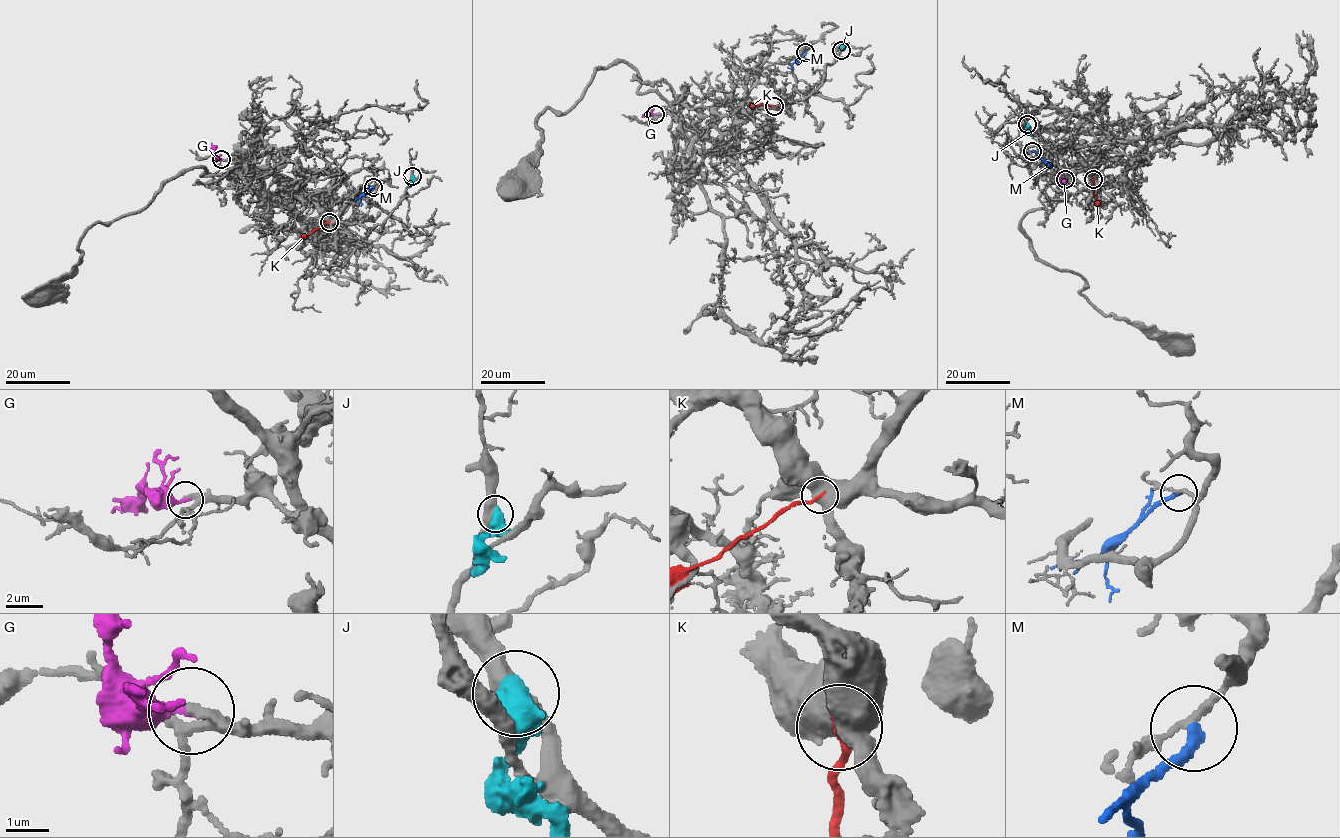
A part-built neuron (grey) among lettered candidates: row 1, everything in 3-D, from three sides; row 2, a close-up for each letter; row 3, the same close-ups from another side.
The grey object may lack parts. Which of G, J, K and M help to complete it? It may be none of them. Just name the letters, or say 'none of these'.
G

